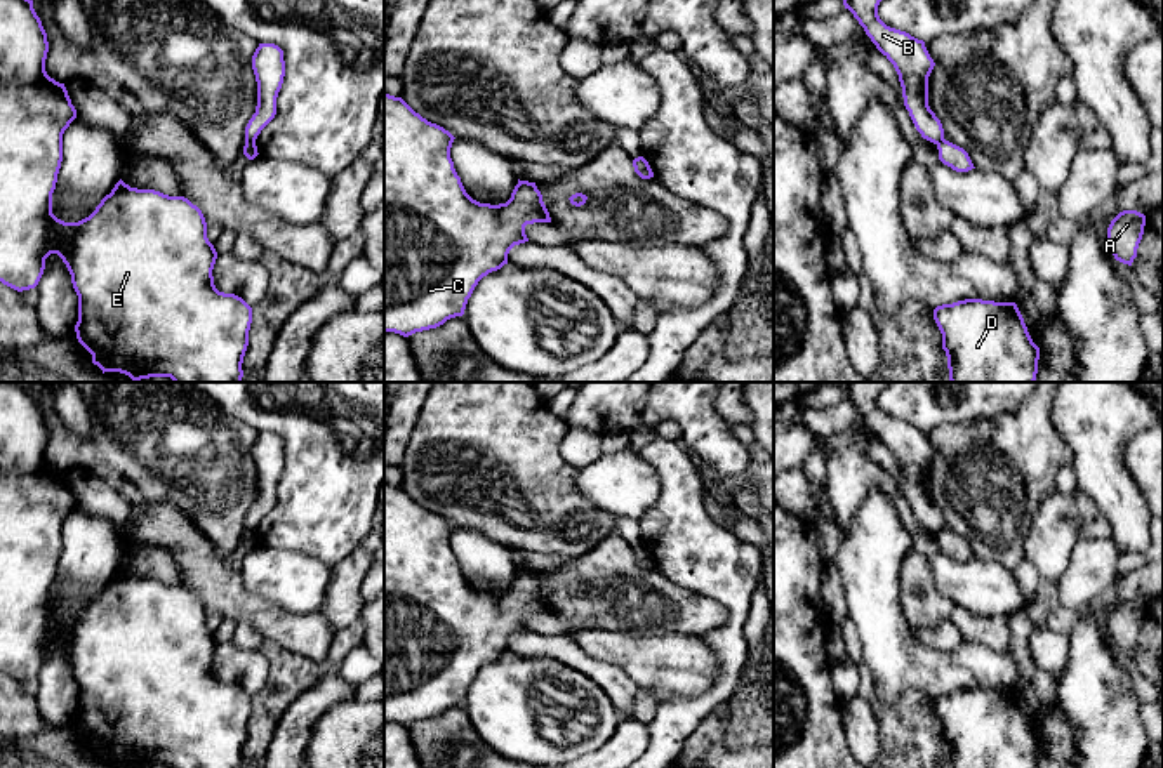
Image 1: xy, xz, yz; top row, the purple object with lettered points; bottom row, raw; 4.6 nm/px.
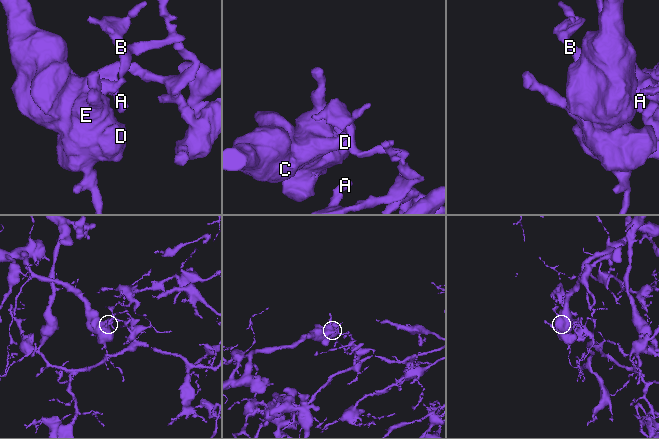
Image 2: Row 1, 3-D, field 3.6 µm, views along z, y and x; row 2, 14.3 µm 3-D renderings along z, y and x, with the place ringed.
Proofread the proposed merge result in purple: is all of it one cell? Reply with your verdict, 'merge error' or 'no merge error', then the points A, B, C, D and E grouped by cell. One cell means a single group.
merge error; A B / C D E

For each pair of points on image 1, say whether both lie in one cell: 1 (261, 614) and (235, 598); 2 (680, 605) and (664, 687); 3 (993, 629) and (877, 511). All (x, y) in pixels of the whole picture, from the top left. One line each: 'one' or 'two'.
1: one
2: two
3: two

